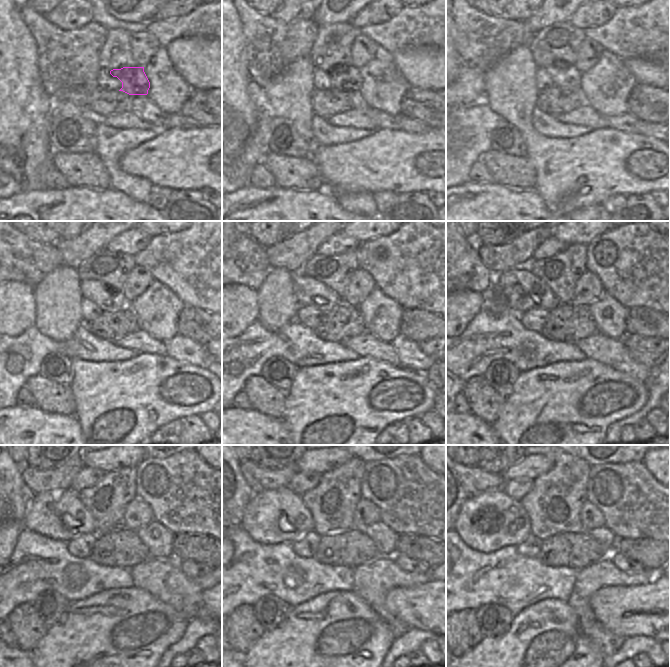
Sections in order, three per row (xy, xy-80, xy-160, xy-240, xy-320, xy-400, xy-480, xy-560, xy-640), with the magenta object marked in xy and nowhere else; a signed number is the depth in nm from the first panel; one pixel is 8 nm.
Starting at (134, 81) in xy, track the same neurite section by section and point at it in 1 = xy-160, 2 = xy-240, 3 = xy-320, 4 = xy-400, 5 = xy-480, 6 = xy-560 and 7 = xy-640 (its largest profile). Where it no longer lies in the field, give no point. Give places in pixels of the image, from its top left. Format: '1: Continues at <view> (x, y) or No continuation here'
1: Continues at xy-160 (562, 75)
2: Continues at xy-240 (109, 299)
3: Continues at xy-320 (308, 291)
4: Continues at xy-400 (523, 291)
5: Continues at xy-480 (59, 514)
6: Continues at xy-560 (276, 516)
7: Continues at xy-640 (488, 521).

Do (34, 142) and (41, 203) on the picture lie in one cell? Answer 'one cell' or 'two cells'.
two cells

